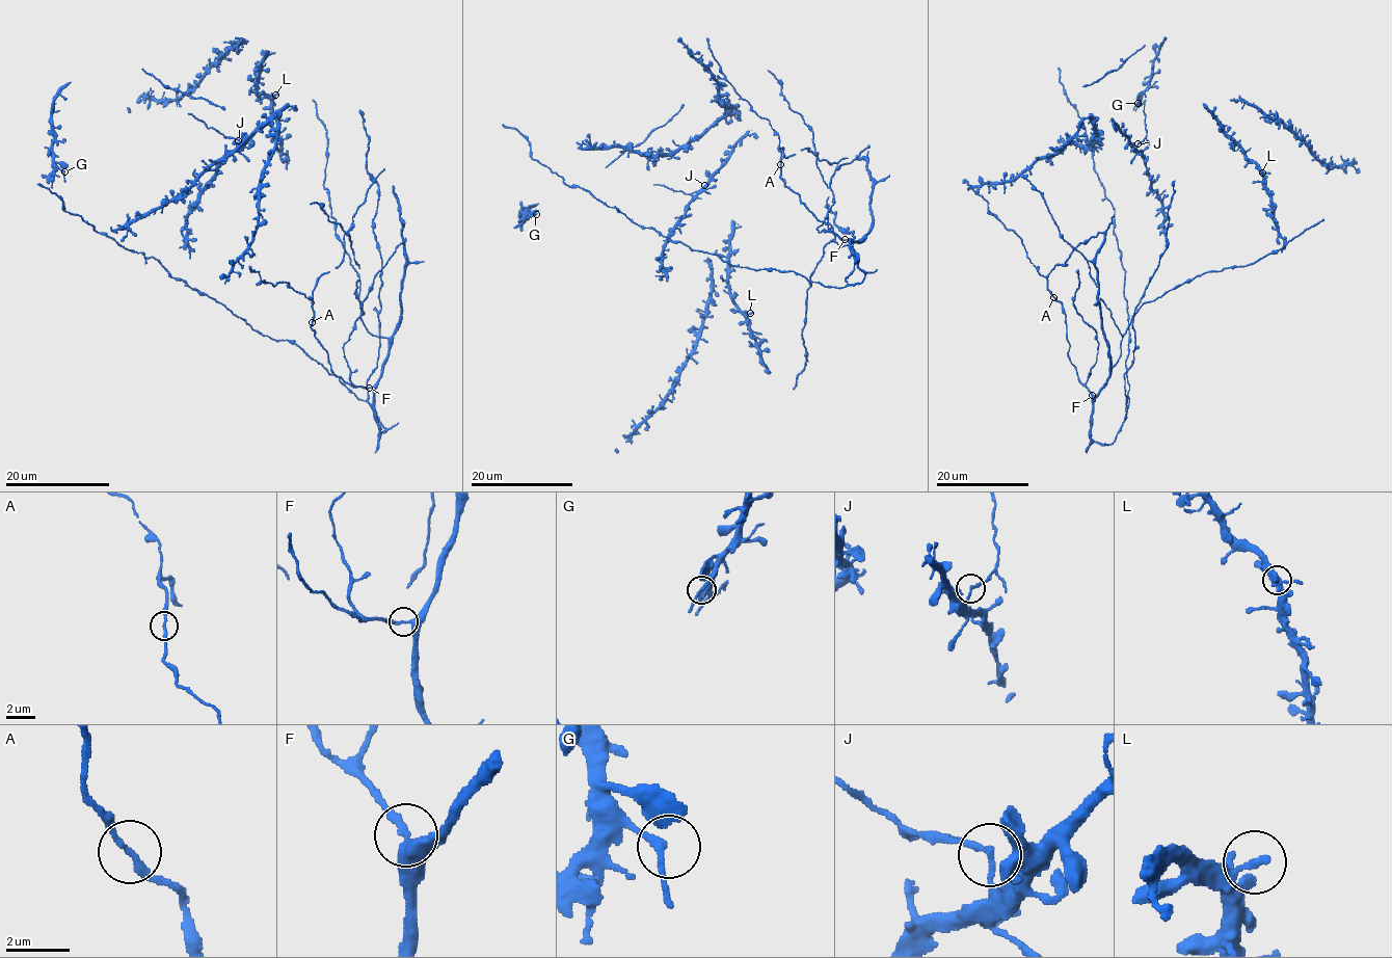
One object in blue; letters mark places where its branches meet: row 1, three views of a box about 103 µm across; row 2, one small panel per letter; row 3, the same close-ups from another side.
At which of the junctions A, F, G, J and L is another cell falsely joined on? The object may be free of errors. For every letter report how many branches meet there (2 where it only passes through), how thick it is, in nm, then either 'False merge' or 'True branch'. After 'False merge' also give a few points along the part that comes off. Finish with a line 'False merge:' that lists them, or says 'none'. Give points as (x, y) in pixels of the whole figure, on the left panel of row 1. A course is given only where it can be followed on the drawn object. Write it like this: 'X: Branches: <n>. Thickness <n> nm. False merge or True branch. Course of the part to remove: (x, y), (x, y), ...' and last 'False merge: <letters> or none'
A: Branches: 2. Thickness 190 nm. True branch
F: Branches: 2. Thickness 280 nm. True branch
G: Branches: 2. Thickness 180 nm. True branch
J: Branches: 2. Thickness 180 nm. False merge. Course of the part to remove: (238, 140), (219, 133), (188, 113)
L: Branches: 2. Thickness 200 nm. True branch
False merge: J

